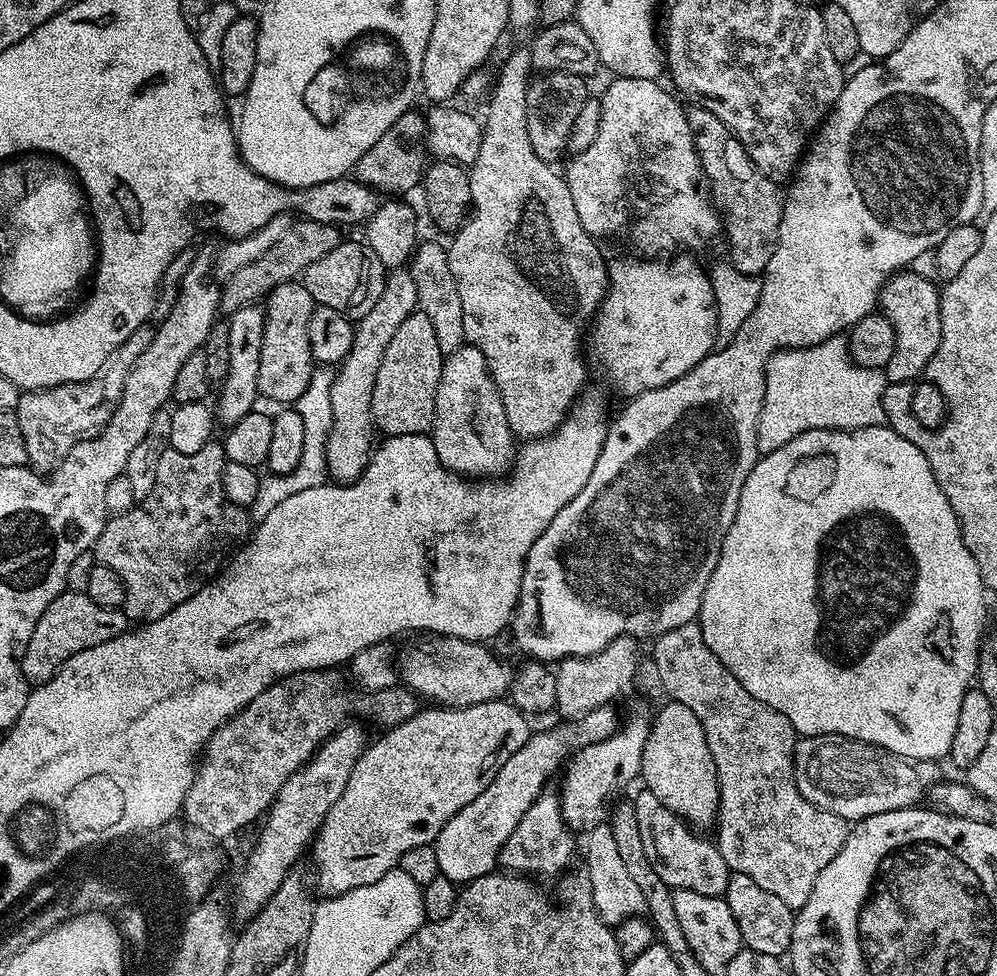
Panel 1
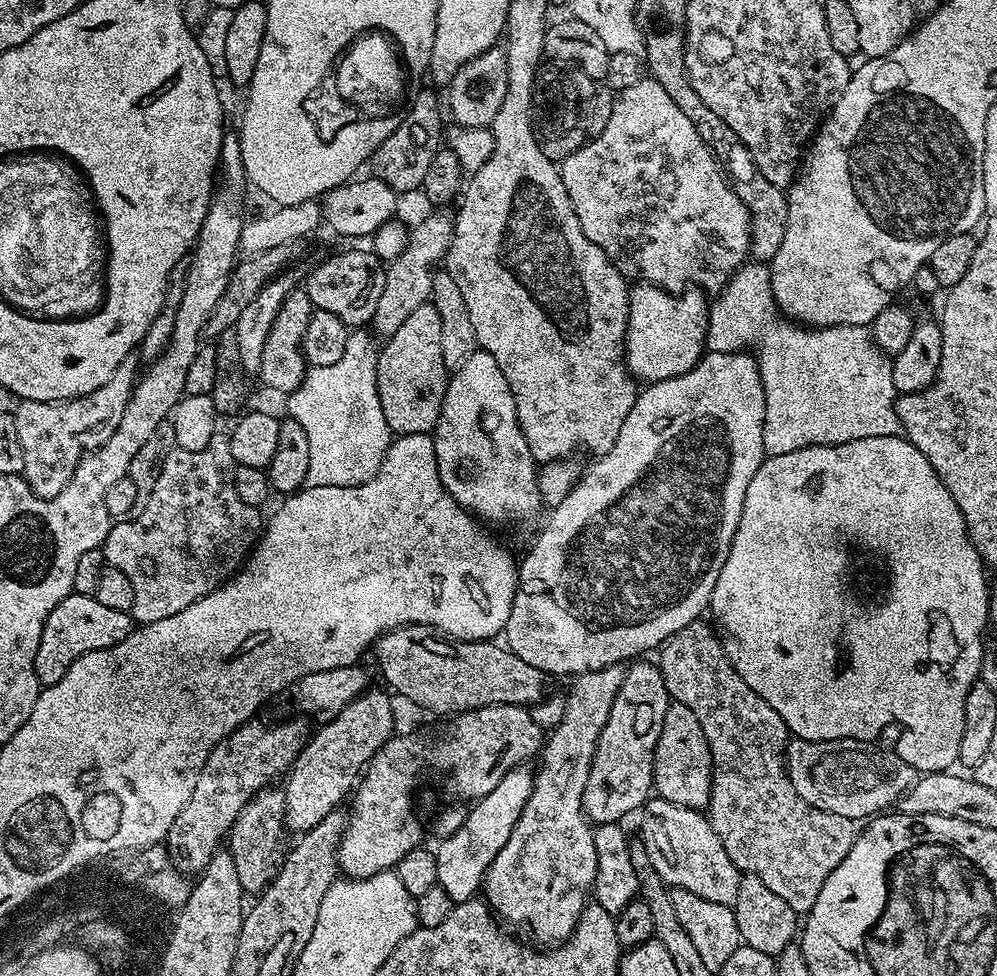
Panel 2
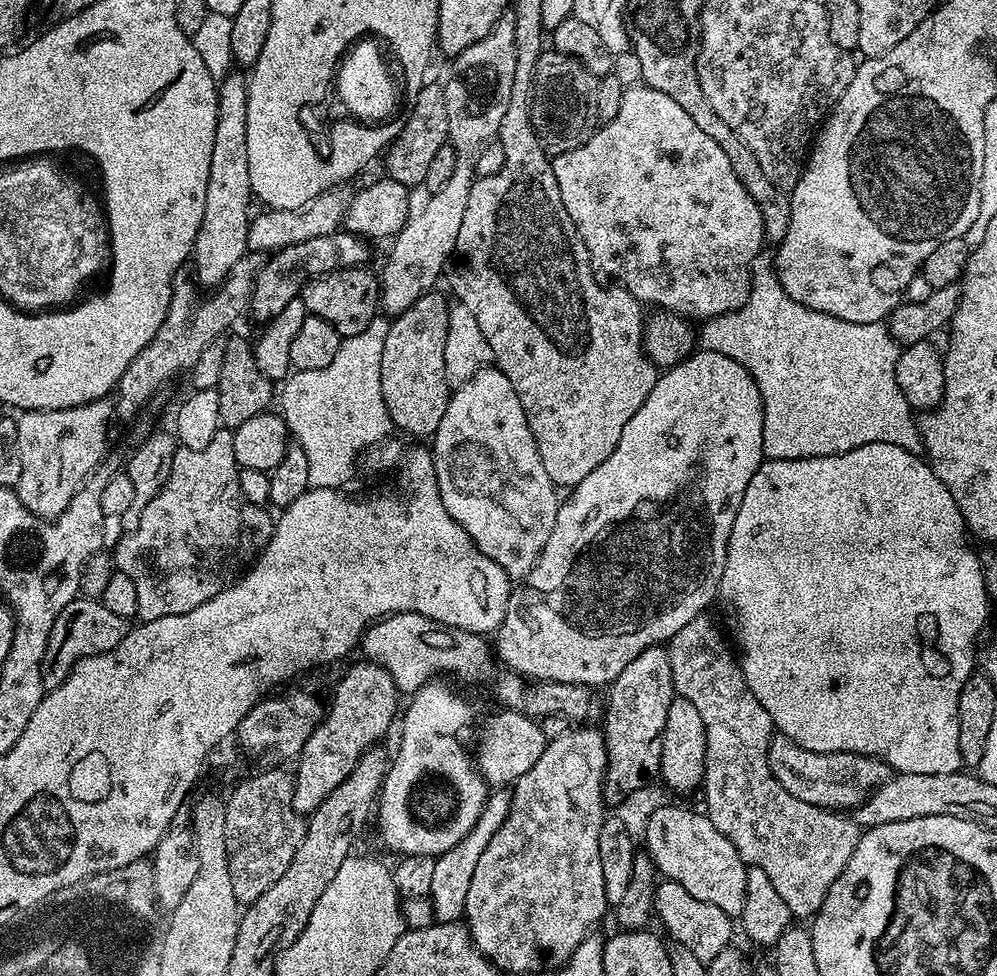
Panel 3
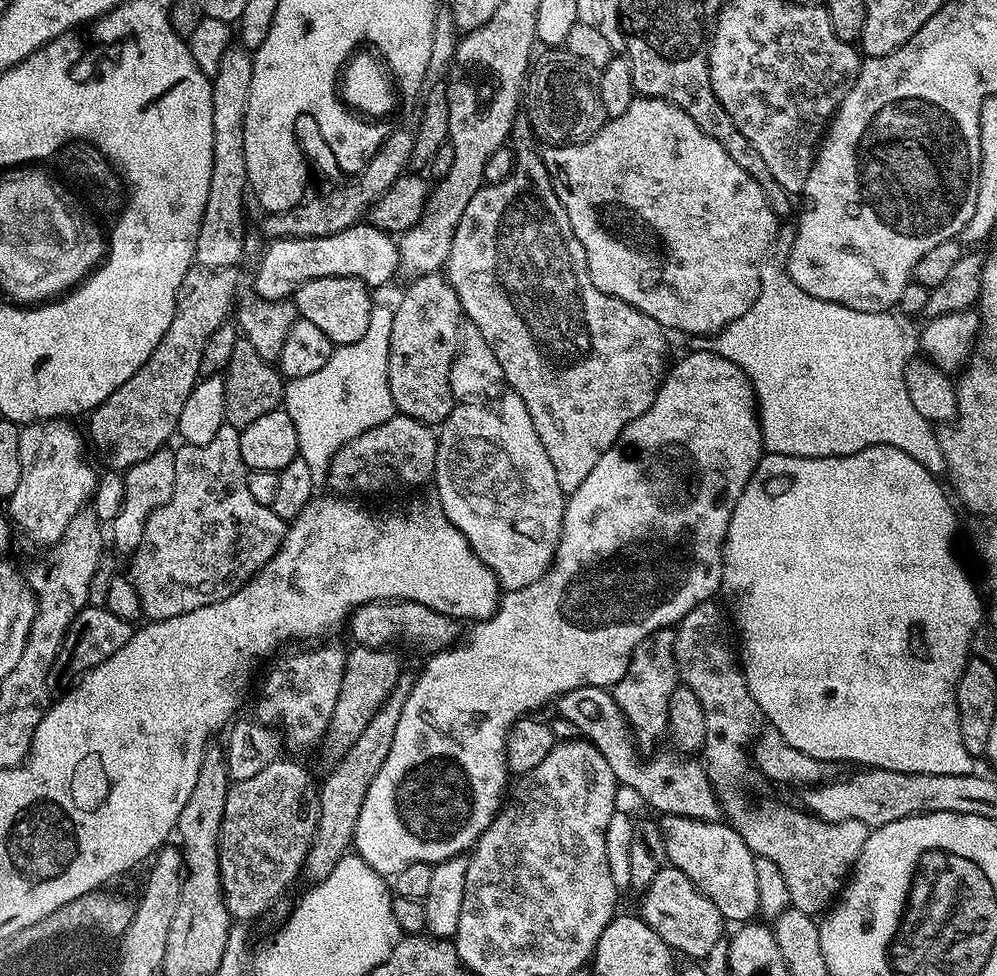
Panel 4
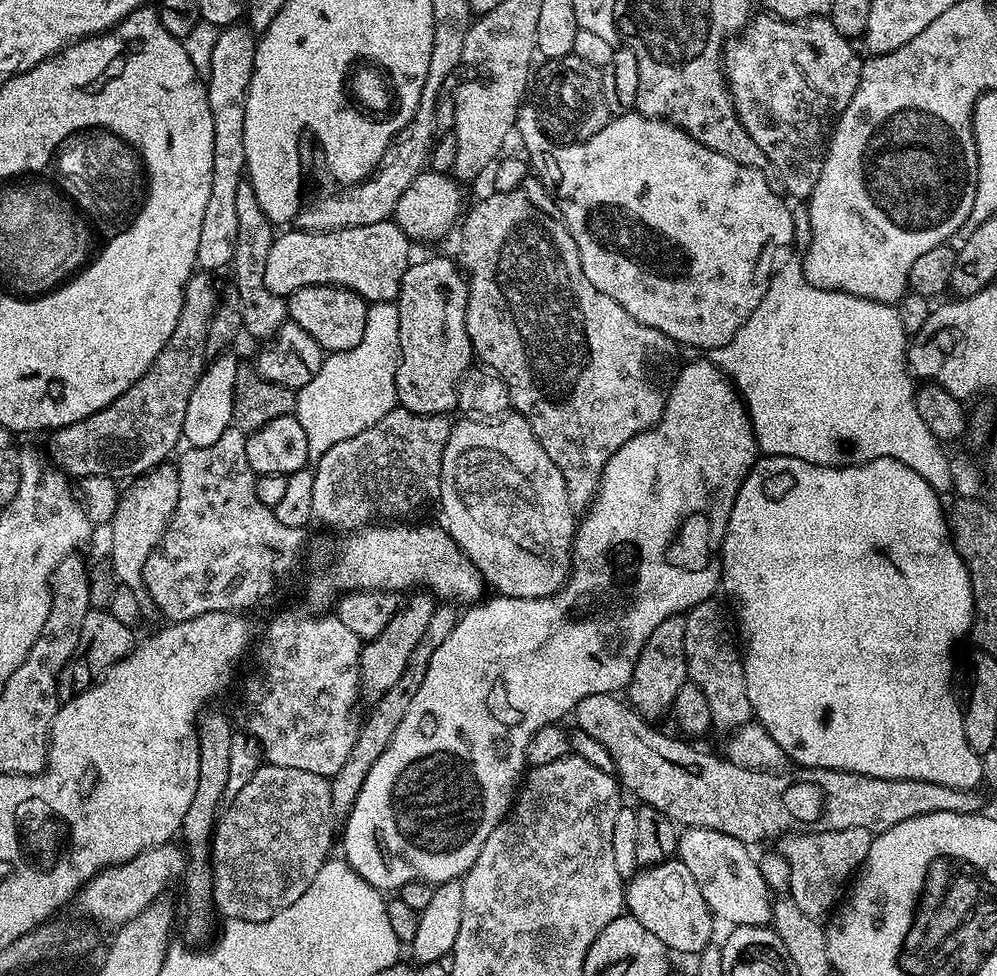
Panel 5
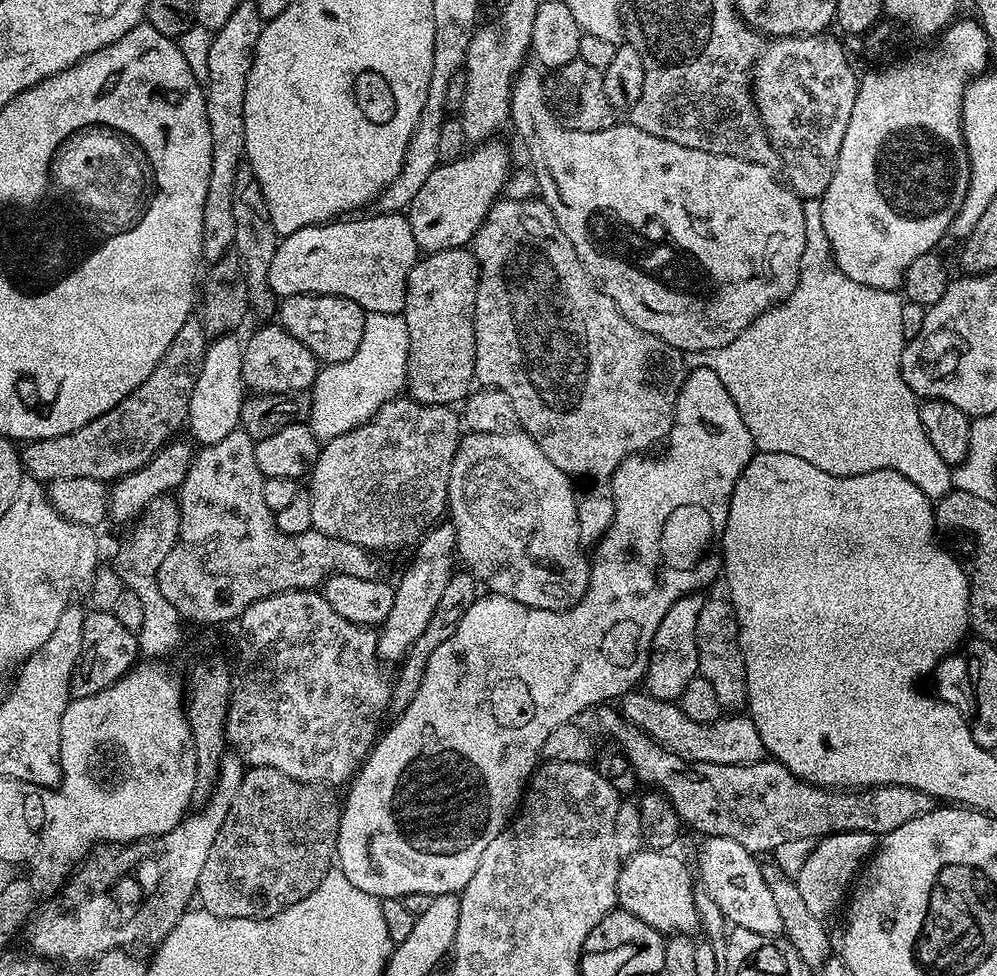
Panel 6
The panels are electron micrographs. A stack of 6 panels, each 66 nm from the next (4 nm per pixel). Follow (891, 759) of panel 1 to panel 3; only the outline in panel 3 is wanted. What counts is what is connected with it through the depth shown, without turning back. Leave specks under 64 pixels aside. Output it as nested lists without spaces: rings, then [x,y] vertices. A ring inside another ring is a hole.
[[[773,735],[768,751],[770,770],[778,782],[794,798],[829,810],[852,810],[864,803],[875,788],[890,778],[890,769],[883,759],[857,752],[815,752],[798,746],[789,736]]]

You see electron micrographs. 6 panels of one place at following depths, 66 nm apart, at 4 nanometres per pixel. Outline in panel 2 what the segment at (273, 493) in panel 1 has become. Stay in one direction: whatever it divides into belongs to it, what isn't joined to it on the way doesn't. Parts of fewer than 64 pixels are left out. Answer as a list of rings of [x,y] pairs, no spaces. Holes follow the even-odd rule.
[[[349,331],[346,354],[330,366],[311,366],[304,381],[287,393],[287,415],[298,421],[310,438],[310,470],[305,485],[358,486],[378,470],[394,434],[382,414],[376,389],[378,344],[367,331]]]

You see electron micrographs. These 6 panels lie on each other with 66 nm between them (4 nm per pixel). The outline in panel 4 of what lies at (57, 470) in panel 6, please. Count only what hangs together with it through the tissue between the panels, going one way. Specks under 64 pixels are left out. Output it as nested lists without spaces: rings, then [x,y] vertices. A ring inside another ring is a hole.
[[[193,266],[186,274],[186,278],[182,278],[182,286],[178,286],[175,293],[174,322],[170,322],[170,330],[162,334],[162,342],[158,342],[154,354],[146,358],[146,362],[140,367],[138,374],[134,374],[134,378],[122,382],[122,386],[118,386],[118,390],[114,390],[114,394],[110,394],[110,398],[106,398],[106,402],[99,404],[87,417],[87,443],[91,451],[92,448],[96,451],[96,456],[104,463],[105,469],[126,470],[150,458],[150,454],[154,454],[169,443],[168,439],[171,436],[173,438],[177,435],[179,418],[187,396],[194,390],[197,381],[201,379],[202,350],[210,334],[214,334],[214,330],[218,330],[218,326],[222,326],[233,315],[238,299],[236,287],[240,284],[240,276],[236,271],[235,267],[213,270],[203,266]]]

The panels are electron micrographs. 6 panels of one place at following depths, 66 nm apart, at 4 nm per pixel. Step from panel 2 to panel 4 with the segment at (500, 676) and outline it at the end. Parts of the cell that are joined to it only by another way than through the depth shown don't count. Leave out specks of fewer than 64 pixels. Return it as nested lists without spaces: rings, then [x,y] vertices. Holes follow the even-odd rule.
[[[379,600],[363,604],[361,608],[352,609],[352,615],[346,621],[346,628],[352,631],[355,643],[362,648],[387,649],[388,644],[395,640],[405,640],[416,648],[421,648],[424,654],[438,653],[443,649],[453,647],[461,639],[461,621],[452,616],[438,614],[418,602],[409,600]],[[582,686],[578,690],[570,690],[555,701],[554,708],[560,711],[562,719],[568,720],[570,727],[577,728],[580,731],[577,733],[600,751],[602,758],[606,758],[606,762],[610,762],[610,770],[614,770],[617,785],[624,787],[625,784],[630,791],[637,792],[654,811],[660,812],[659,814],[664,816],[685,816],[695,820],[719,821],[721,819],[720,799],[716,797],[716,792],[712,789],[712,779],[708,776],[707,767],[699,759],[696,761],[696,758],[677,754],[675,751],[672,751],[673,753],[660,752],[657,756],[650,757],[649,760],[639,760],[636,757],[638,748],[634,743],[632,730],[629,728],[627,718],[622,714],[618,702],[613,698],[609,689]]]

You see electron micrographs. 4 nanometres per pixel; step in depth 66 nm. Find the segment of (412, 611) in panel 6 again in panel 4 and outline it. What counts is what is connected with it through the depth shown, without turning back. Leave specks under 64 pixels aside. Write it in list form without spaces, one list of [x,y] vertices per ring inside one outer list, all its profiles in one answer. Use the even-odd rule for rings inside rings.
[[[353,647],[353,652],[349,651],[344,657],[344,677],[342,678],[342,690],[338,694],[338,703],[334,706],[334,714],[330,718],[330,726],[328,732],[324,735],[322,748],[325,748],[333,758],[343,758],[350,748],[354,746],[354,742],[369,725],[370,720],[374,718],[374,714],[378,714],[378,710],[382,706],[382,702],[386,702],[386,698],[390,694],[390,690],[394,690],[394,686],[398,682],[398,678],[402,675],[400,668],[400,660],[396,656],[391,656],[391,651],[383,648],[362,648]]]

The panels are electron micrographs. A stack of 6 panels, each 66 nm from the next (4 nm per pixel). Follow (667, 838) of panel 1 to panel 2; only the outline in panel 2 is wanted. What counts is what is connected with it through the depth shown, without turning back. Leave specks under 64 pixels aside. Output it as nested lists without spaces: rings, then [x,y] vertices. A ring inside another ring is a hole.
[[[649,798],[639,816],[638,839],[646,846],[646,854],[650,854],[654,870],[658,870],[669,889],[690,890],[690,894],[698,894],[698,898],[706,898],[706,902],[735,905],[742,874],[734,862],[730,862],[730,854],[726,854],[703,811]]]

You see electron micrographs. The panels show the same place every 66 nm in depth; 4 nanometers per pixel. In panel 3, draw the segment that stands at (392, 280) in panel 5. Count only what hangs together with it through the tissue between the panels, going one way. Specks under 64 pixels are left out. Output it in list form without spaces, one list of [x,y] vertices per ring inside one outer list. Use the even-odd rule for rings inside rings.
[[[347,230],[326,234],[322,238],[310,238],[310,242],[298,242],[298,246],[286,246],[281,252],[273,252],[267,257],[262,270],[252,284],[252,307],[250,316],[261,322],[273,320],[292,300],[299,297],[309,280],[324,276],[336,268],[358,268],[369,263],[368,248],[361,237]]]

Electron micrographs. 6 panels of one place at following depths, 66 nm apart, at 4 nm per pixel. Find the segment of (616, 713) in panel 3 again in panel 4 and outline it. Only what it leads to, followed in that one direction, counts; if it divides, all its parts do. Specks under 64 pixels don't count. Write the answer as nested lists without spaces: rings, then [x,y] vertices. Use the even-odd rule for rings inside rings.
[[[663,628],[638,642],[630,658],[630,666],[626,666],[626,674],[622,674],[622,678],[611,689],[613,698],[628,720],[637,745],[652,744],[660,735],[663,737],[667,733],[670,694],[674,694],[680,684],[680,671],[674,658],[675,637],[672,628]]]

